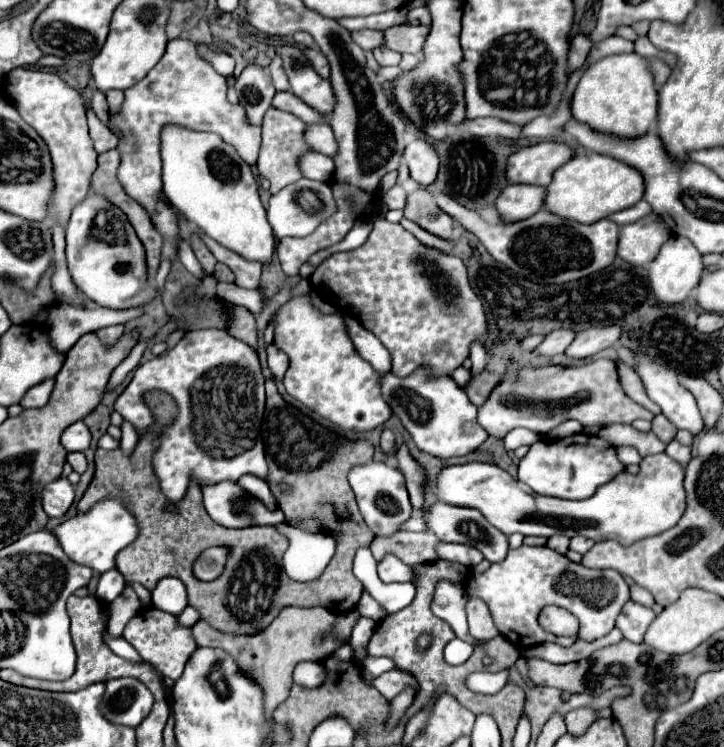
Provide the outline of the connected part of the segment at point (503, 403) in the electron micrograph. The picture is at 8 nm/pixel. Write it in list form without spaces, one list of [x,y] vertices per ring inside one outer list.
[[[593,360],[577,368],[521,368],[509,374],[479,408],[479,424],[497,438],[503,438],[509,430],[523,426],[531,432],[545,434],[565,420],[579,420],[581,426],[611,426],[631,424],[633,420],[653,420],[653,414],[633,402],[621,388],[617,366],[611,360]]]

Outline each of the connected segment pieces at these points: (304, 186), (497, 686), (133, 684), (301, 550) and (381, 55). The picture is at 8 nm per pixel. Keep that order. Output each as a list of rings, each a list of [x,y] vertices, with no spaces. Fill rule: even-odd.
[[[301,178],[301,180],[297,180],[297,184],[289,184],[289,186],[281,188],[281,192],[277,192],[269,198],[267,220],[277,238],[283,238],[283,236],[301,238],[301,236],[311,234],[319,226],[319,222],[329,218],[333,212],[335,212],[335,200],[333,200],[329,184]]]
[[[499,670],[492,674],[477,672],[472,673],[466,679],[467,687],[479,694],[495,694],[507,684],[507,670]]]
[[[119,678],[105,682],[105,696],[101,698],[101,714],[121,726],[135,728],[149,714],[153,706],[151,692],[135,678]]]
[[[277,524],[275,528],[289,538],[289,548],[283,556],[283,568],[287,576],[297,582],[317,578],[337,550],[335,538],[327,532],[307,534],[289,524]]]
[[[385,46],[375,48],[375,50],[373,50],[373,56],[375,56],[375,60],[379,62],[379,66],[397,66],[397,64],[401,62],[401,54],[395,52],[395,50],[389,50],[389,48],[385,48]]]

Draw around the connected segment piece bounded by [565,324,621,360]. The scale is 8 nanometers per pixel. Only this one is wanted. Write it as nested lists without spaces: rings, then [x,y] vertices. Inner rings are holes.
[[[605,326],[605,328],[589,328],[585,332],[579,332],[573,340],[573,344],[569,344],[569,350],[565,350],[567,356],[571,358],[591,358],[597,352],[613,346],[617,342],[621,334],[621,326]]]

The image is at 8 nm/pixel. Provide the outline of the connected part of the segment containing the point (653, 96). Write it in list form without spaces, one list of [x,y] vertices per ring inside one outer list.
[[[631,52],[605,56],[591,64],[575,88],[571,114],[573,120],[589,124],[589,128],[597,128],[597,132],[609,132],[613,136],[645,136],[653,120],[657,120],[657,90],[645,60]]]

